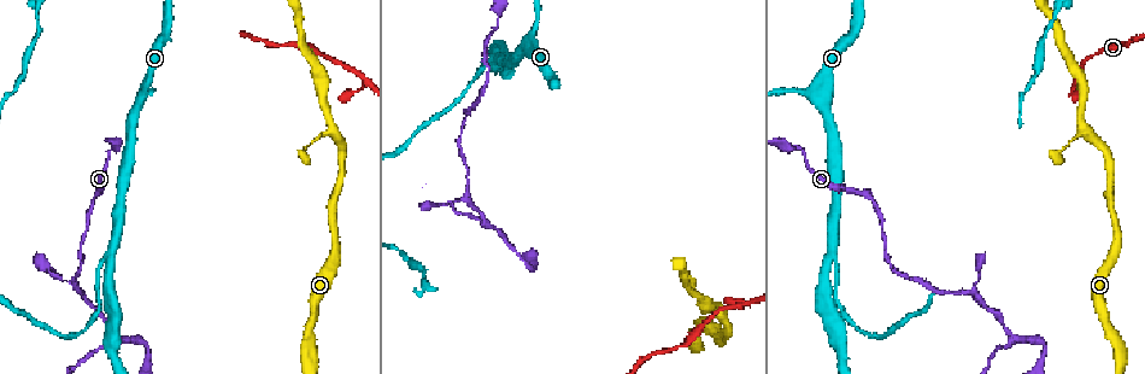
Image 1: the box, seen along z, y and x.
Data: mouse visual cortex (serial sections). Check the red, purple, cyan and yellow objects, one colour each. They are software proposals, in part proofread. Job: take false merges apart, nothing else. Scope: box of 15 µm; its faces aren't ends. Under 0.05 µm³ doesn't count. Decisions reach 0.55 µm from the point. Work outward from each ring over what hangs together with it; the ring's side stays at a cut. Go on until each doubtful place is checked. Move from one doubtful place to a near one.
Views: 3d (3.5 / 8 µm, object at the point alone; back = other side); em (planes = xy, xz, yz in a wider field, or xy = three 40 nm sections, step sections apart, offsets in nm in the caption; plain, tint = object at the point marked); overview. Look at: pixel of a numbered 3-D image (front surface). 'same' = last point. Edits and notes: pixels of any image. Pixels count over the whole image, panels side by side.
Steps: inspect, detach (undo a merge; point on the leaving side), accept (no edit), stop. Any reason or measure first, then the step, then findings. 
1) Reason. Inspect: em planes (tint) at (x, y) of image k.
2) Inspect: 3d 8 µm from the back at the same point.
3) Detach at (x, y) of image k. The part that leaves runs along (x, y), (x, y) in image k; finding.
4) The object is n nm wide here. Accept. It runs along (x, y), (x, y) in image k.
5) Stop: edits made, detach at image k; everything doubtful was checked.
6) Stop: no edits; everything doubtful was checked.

Abrupt turn. Inspect: 3d 8 µm from the back at (363, 83) of image 1.

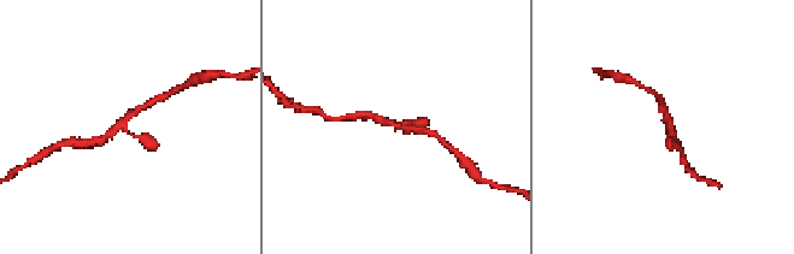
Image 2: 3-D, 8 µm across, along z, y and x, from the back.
Shape alone is not enough. Inspect: em xy step 5 (tint) at (124, 125) of image 2.

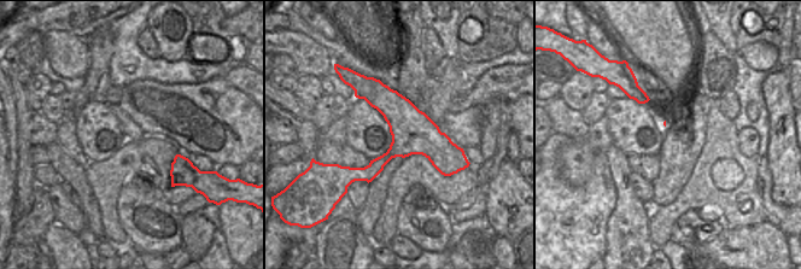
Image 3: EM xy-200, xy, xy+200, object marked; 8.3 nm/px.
3 arms meet here; the arms are 200, 200, 200 nm wide. Accept. It runs along (662, 102), (669, 143) in image 2; continuous, no second cell.

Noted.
Three-way junction. Inspect: 3d 8 µm at (1011, 335) of image 1.

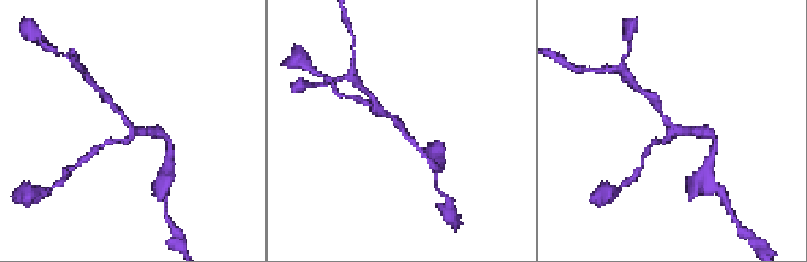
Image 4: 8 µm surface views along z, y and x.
3 arms meet here; the arms are 150, 200, 200 nm wide; now the EM. Inspect: em xy step 2 (tint) at (671, 127) of image 4.

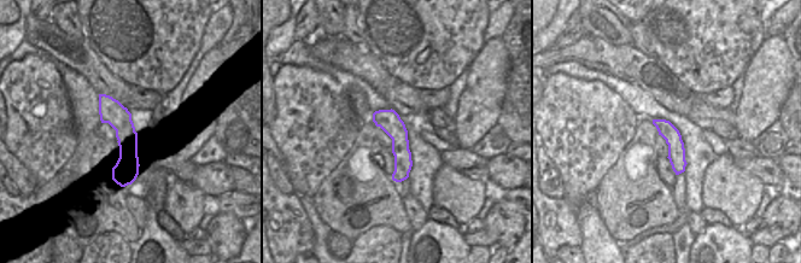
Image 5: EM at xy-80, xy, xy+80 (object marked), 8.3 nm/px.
Accept. It runs along (101, 97), (127, 136), (122, 182) in image 5; continuous, no second cell.

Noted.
Inspect: 3d 3.5 µm at (109, 252) of image 1.

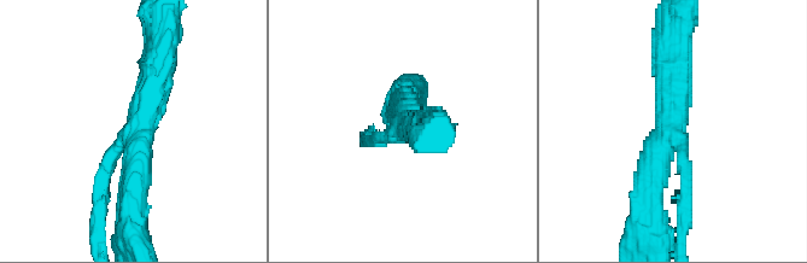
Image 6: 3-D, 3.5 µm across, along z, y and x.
The arms are 150, 400, 450 nm wide. Accept. It runs along (163, 57), (133, 132), (133, 209) in image 6; all the same cell.

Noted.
Stop: no edits; everything doubtful was checked.

